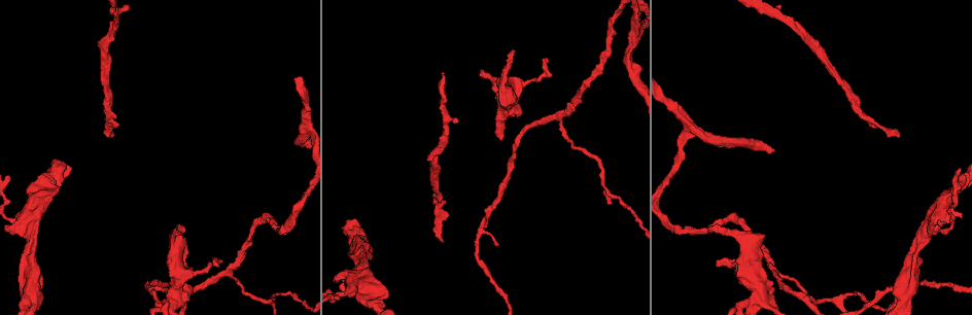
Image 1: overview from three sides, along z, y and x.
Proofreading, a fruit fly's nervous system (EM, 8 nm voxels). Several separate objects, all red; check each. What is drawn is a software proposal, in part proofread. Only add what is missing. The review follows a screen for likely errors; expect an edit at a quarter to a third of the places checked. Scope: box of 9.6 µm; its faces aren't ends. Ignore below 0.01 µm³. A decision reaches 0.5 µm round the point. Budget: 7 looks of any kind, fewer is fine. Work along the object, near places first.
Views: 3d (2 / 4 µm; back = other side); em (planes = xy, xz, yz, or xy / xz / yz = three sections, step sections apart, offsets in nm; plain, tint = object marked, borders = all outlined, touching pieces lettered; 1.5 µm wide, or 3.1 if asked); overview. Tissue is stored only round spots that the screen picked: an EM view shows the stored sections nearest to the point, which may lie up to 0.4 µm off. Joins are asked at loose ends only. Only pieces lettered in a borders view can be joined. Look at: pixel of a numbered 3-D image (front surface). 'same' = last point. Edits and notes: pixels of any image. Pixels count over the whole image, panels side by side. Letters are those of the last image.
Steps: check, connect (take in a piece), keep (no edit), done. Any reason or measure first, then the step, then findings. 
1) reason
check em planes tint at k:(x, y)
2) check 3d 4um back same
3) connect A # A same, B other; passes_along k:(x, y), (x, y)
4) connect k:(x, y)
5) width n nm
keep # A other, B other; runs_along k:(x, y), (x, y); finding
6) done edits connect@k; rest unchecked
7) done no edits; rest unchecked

stops while still wide
check em xz step 4 tint at 1:(388, 294)

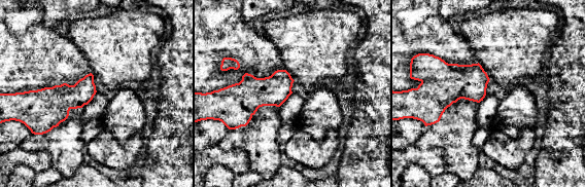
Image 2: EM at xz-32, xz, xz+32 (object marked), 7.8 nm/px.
check em planes borders same

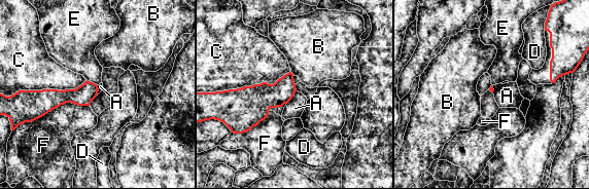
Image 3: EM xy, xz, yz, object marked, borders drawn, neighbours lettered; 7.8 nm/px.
keep # A other, B other, C other, D other, E other, F other; border 3:(296, 90), (292, 98), (286, 104); no lettered piece goes on from it

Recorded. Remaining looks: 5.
thin end
check em planes borders at 1:(899, 136)

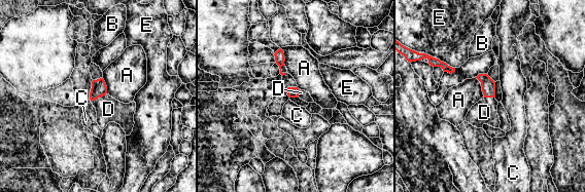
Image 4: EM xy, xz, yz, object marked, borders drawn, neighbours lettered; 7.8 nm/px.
connect D # A other, B other, C other, D same, E other; passes_along 4:(99, 88), (98, 97), (108, 109); it goes on there

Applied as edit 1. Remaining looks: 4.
check overview

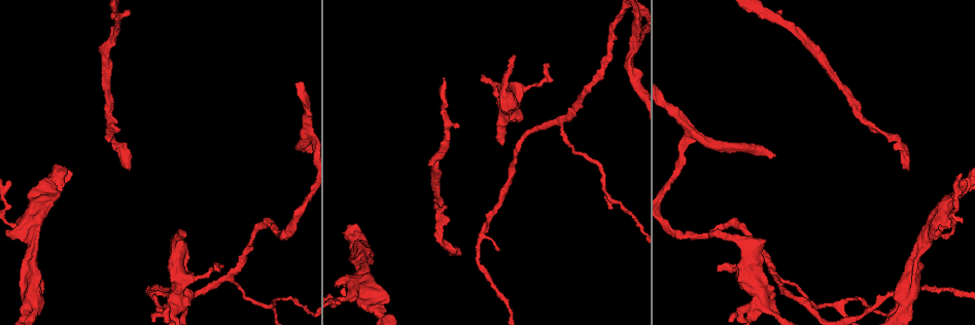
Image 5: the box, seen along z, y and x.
check 3d 2um at 5:(183, 237)

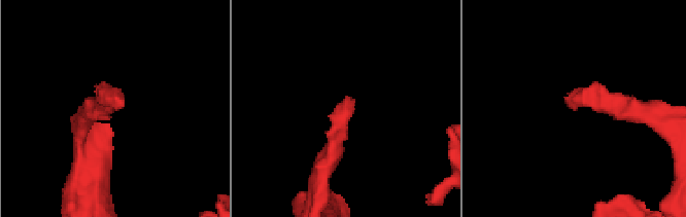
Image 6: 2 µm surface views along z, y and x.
check em planes plain at 6:(349, 106)

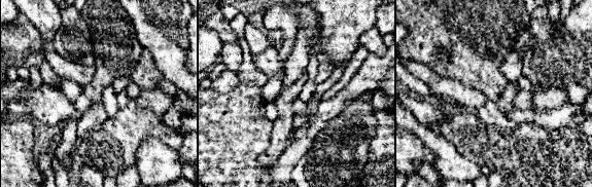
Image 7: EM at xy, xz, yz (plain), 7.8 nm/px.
check em planes borders same

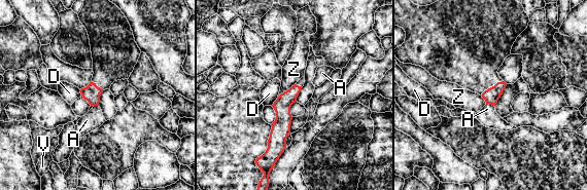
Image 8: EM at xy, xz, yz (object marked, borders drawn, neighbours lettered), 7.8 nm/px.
keep # A other, D other, V other, Z other; runs_along 8:(296, 87), (282, 104), (273, 152); none of them fits

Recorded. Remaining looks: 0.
done edits connect@4; rest unchecked

